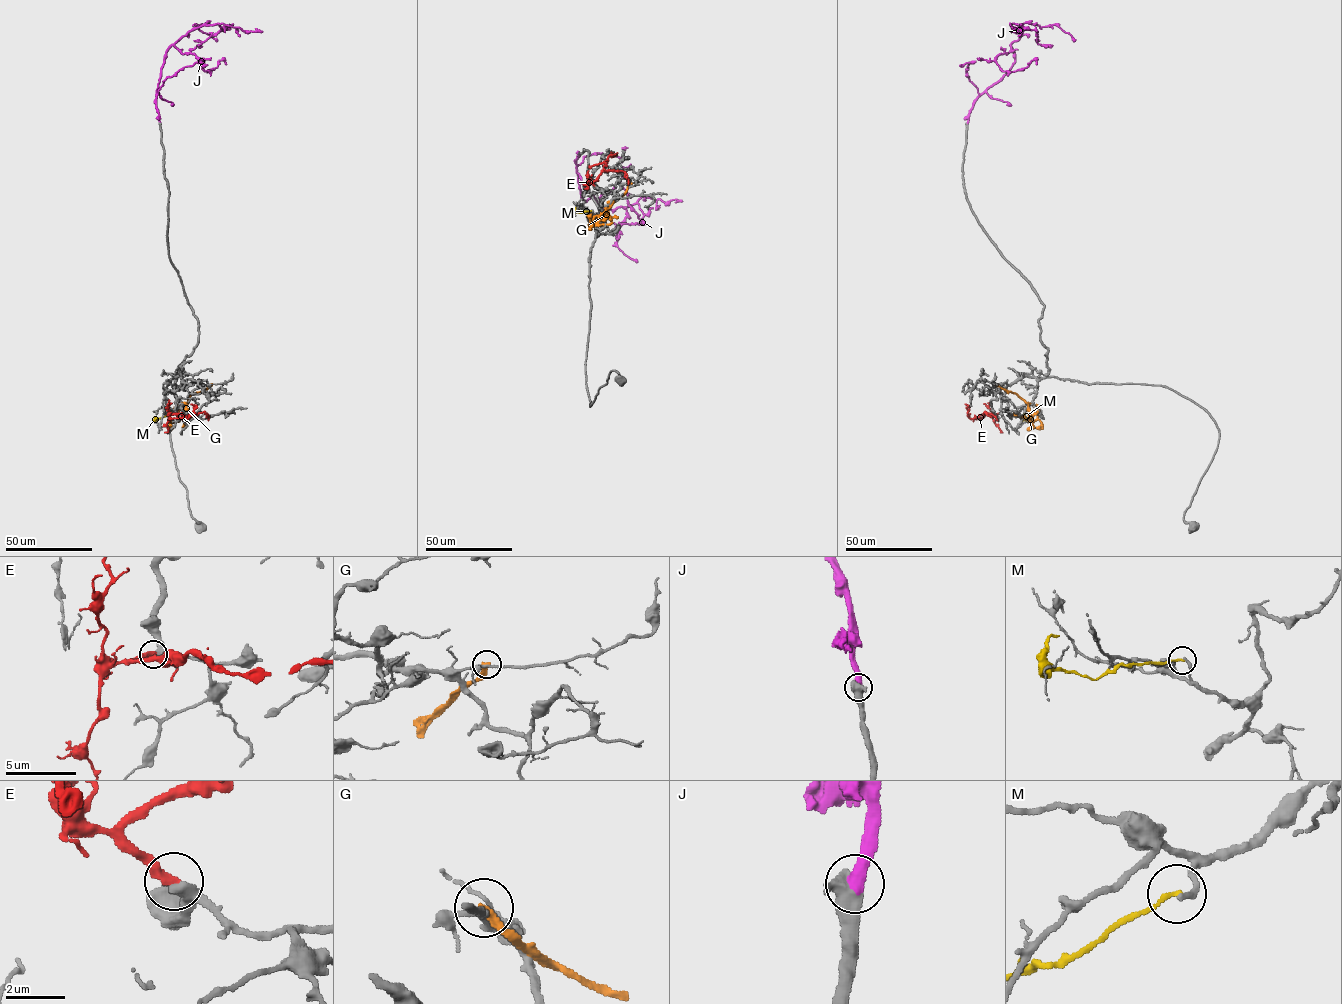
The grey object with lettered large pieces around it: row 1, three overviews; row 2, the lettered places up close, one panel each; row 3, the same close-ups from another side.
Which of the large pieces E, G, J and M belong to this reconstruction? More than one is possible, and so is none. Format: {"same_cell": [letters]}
{"same_cell": ["E", "J"]}

